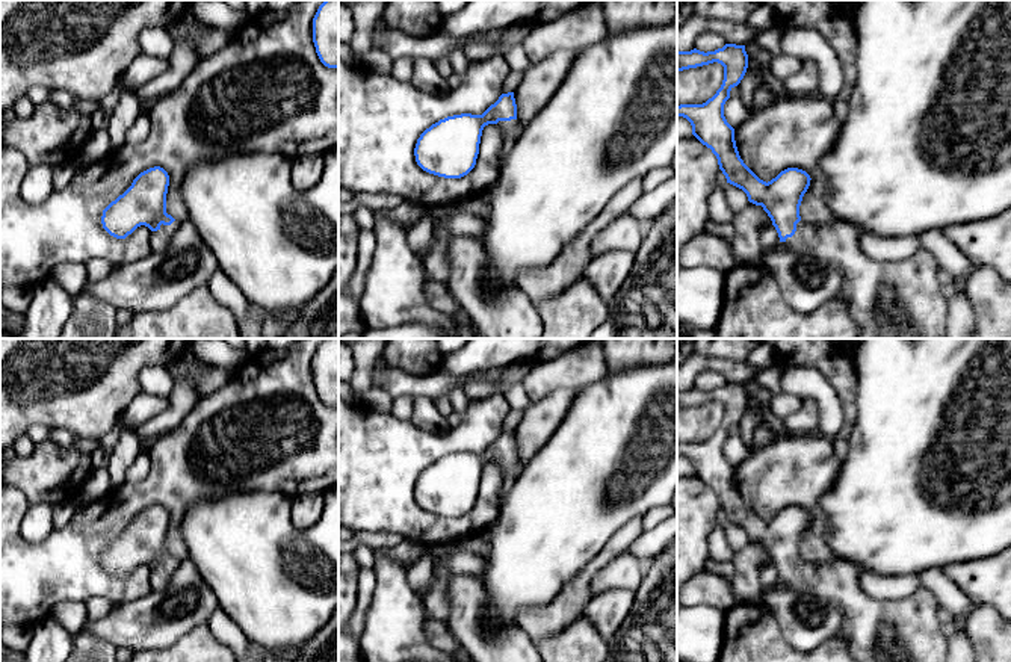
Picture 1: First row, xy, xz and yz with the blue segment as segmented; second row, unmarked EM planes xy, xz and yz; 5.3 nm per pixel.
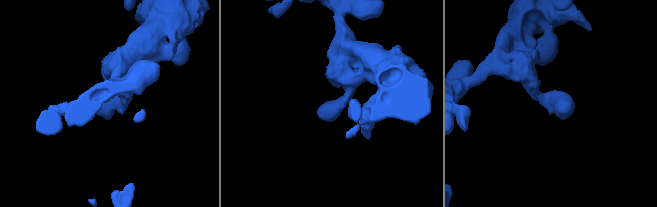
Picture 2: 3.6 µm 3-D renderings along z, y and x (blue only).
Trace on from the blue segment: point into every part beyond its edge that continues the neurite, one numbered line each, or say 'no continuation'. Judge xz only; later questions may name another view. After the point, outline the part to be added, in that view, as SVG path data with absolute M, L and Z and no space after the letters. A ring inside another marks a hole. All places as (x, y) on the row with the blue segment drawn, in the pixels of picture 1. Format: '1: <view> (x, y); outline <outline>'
1: xz (513, 129); outline M518 119L511 121L499 121L497 125L505 131L505 145L499 156L497 168L500 169L505 157L508 156L509 150L512 148L514 142L517 141L518 135L521 133L521 125Z

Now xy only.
1: xy (159, 241); outline M174 221L171 225L160 225L157 231L151 231L150 234L150 246L153 252L162 252L163 249L168 248L174 233L178 228L177 221Z

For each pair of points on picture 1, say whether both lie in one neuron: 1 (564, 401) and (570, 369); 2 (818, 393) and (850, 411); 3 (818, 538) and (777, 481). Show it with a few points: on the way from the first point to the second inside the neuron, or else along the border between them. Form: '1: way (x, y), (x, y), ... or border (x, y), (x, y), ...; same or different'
1: border (579, 387), (559, 387), (534, 402); different
2: border (824, 377), (837, 395), (842, 416), (847, 422); different
3: way (816, 522), (813, 508), (794, 488); same

